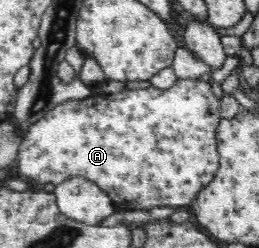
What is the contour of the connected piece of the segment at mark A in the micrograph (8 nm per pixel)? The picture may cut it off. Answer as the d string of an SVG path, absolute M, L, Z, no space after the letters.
M177 80L175 85L169 89L157 89L151 85L145 90L125 90L118 94L93 94L84 100L69 100L57 106L53 106L53 110L49 110L46 116L39 118L36 124L33 124L23 136L21 144L18 148L18 172L20 176L33 180L35 184L40 187L45 184L59 185L61 181L71 176L83 176L87 180L98 184L99 188L103 190L113 200L118 209L126 210L141 210L151 207L180 207L189 204L197 192L205 186L205 183L210 181L212 174L216 170L216 132L217 120L221 118L219 110L220 100L215 97L209 82L204 80Z

